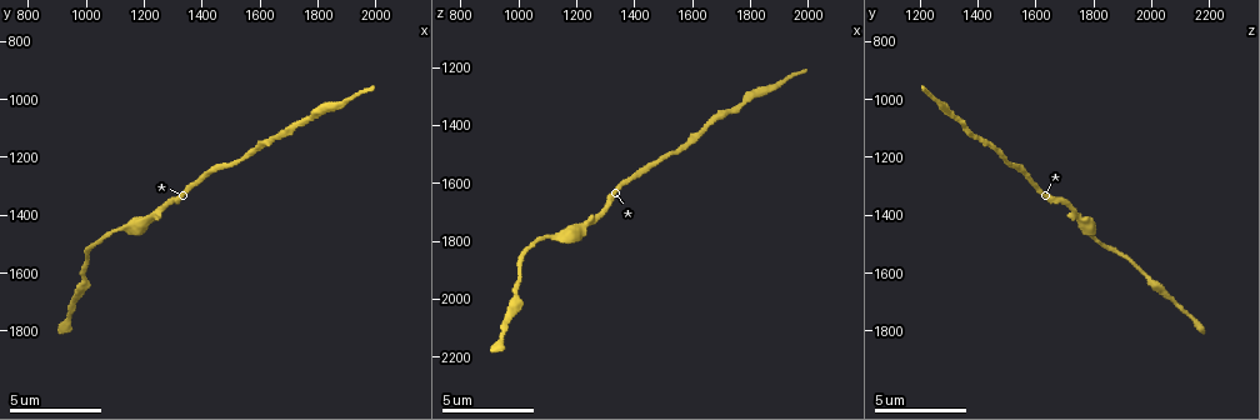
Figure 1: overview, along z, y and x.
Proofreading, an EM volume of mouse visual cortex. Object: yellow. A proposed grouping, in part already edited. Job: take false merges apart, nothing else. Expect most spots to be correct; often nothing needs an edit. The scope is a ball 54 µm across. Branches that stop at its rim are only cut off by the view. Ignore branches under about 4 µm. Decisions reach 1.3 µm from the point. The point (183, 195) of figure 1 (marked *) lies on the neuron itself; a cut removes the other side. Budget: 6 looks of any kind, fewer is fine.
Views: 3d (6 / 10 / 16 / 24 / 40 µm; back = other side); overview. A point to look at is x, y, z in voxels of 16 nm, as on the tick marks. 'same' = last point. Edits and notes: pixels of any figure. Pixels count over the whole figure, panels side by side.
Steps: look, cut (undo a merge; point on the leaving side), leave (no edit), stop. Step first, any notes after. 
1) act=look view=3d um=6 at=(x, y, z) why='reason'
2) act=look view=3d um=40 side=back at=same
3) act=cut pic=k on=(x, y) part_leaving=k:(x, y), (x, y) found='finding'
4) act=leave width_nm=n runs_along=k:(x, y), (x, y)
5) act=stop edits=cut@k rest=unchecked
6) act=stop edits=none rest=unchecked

act=look view=3d um=16 at=(1150, 1430, 1770) why='sudden change in width'

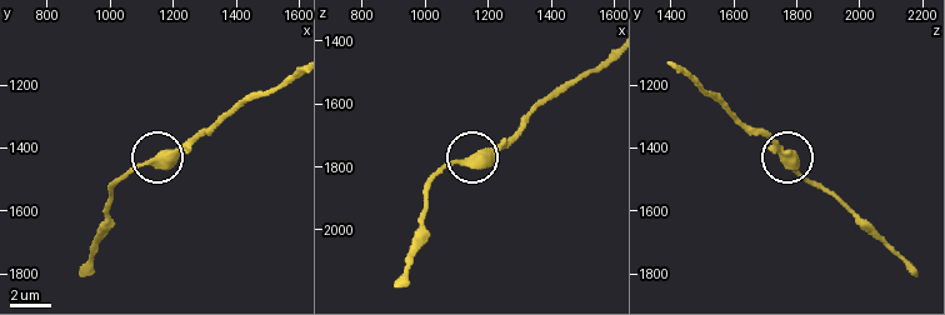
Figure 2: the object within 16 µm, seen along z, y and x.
act=leave found='one neuron here'

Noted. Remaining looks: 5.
act=look view=3d um=6 at=(980, 1690, 2060) why='calibre changes'

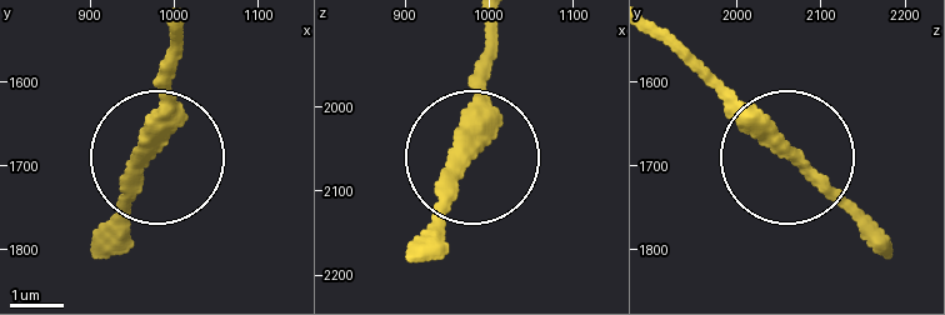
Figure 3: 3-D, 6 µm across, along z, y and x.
act=leave runs_along=3:(499, 26), (485, 134), (445, 250) found='one neuron here'

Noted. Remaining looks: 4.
act=look view=3d um=10 at=(1760, 1070, 1350) why='sudden change in width'

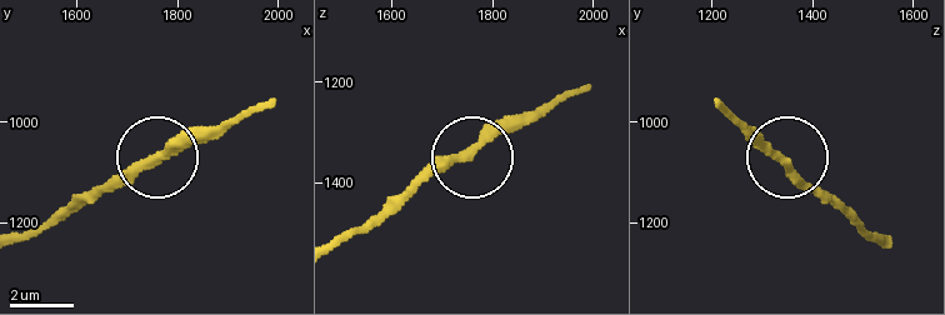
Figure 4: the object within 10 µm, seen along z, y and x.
act=look view=3d um=10 side=back at=(1755, 1070, 1345)

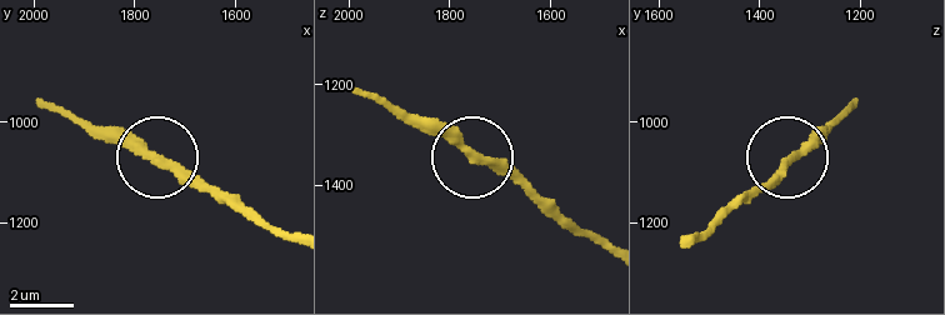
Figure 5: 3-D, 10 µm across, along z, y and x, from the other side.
act=leave runs_along=5:(290, 236), (120, 148), (90, 124) found='continuous, no second neuron'

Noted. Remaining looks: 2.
act=stop edits=none rest=unchecked

